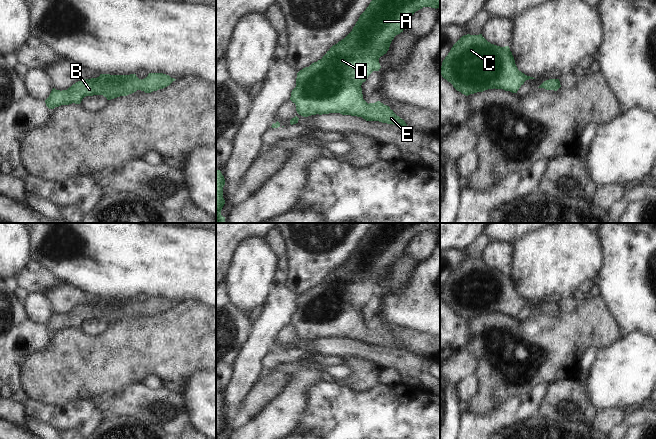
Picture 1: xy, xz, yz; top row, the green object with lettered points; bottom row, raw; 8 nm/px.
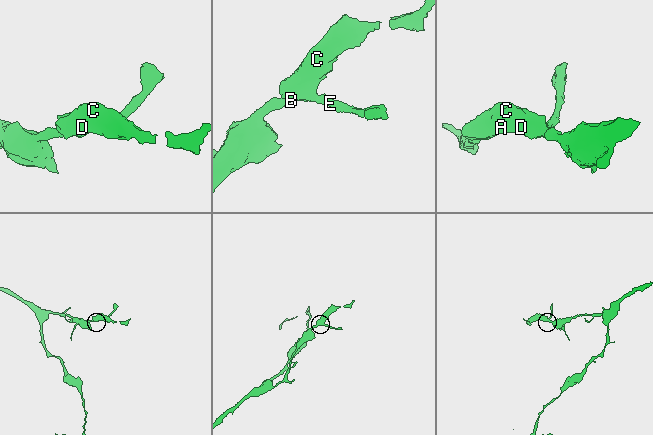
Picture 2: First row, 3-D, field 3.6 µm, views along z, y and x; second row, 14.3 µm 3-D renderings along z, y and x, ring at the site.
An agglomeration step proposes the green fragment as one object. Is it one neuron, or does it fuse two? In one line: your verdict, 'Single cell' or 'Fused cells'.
Single cell.

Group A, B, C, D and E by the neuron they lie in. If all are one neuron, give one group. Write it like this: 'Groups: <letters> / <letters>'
Groups: A B C D E.

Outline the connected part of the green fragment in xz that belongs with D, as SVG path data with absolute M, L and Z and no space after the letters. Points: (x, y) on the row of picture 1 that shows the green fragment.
M372 0L344 39L333 45L320 60L297 73L296 87L290 97L297 113L303 117L340 113L407 127L389 106L380 101L368 104L363 99L361 85L373 71L379 71L379 58L387 53L394 37L403 32L409 18L423 7L437 9L440 0Z

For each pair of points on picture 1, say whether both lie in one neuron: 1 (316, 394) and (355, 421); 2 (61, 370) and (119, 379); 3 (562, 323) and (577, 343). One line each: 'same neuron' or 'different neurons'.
1: same neuron
2: same neuron
3: same neuron

